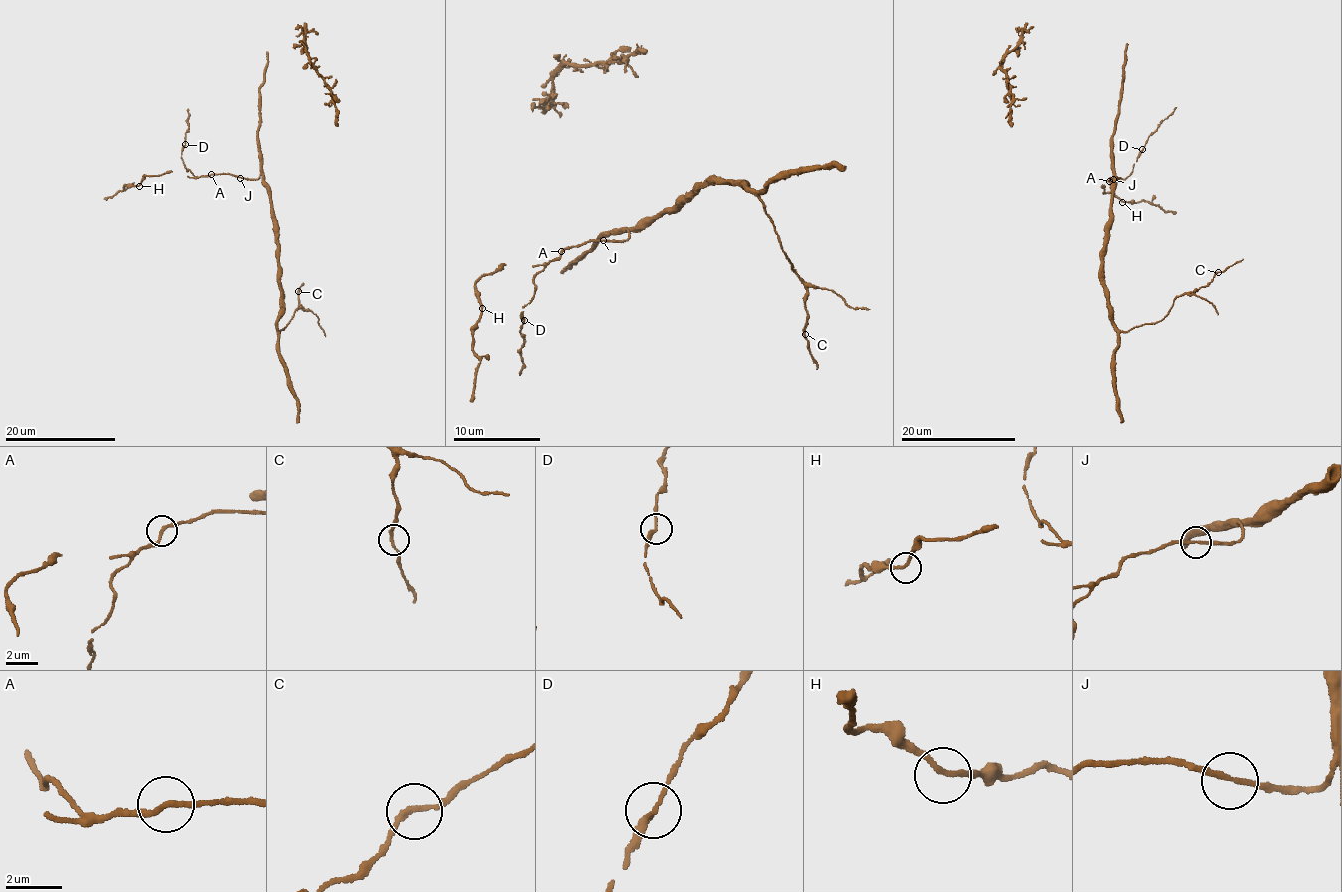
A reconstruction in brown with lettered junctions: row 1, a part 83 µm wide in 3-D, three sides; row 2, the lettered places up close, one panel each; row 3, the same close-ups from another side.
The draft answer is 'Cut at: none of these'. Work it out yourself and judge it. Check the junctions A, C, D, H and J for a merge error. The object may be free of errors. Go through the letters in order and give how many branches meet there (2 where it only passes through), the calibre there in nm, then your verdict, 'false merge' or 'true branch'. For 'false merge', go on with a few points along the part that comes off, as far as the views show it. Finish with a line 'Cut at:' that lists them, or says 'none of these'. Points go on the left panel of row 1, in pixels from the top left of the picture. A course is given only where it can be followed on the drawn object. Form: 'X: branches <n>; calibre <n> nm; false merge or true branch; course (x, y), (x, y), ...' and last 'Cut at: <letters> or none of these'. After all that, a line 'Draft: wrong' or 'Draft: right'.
A: branches 2; calibre 180 nm; true branch
C: branches 2; calibre 180 nm; true branch
D: branches 2; calibre 190 nm; true branch
H: branches 2; calibre 180 nm; true branch
J: branches 2; calibre 200 nm; true branch
Cut at: none of these
Draft: right

